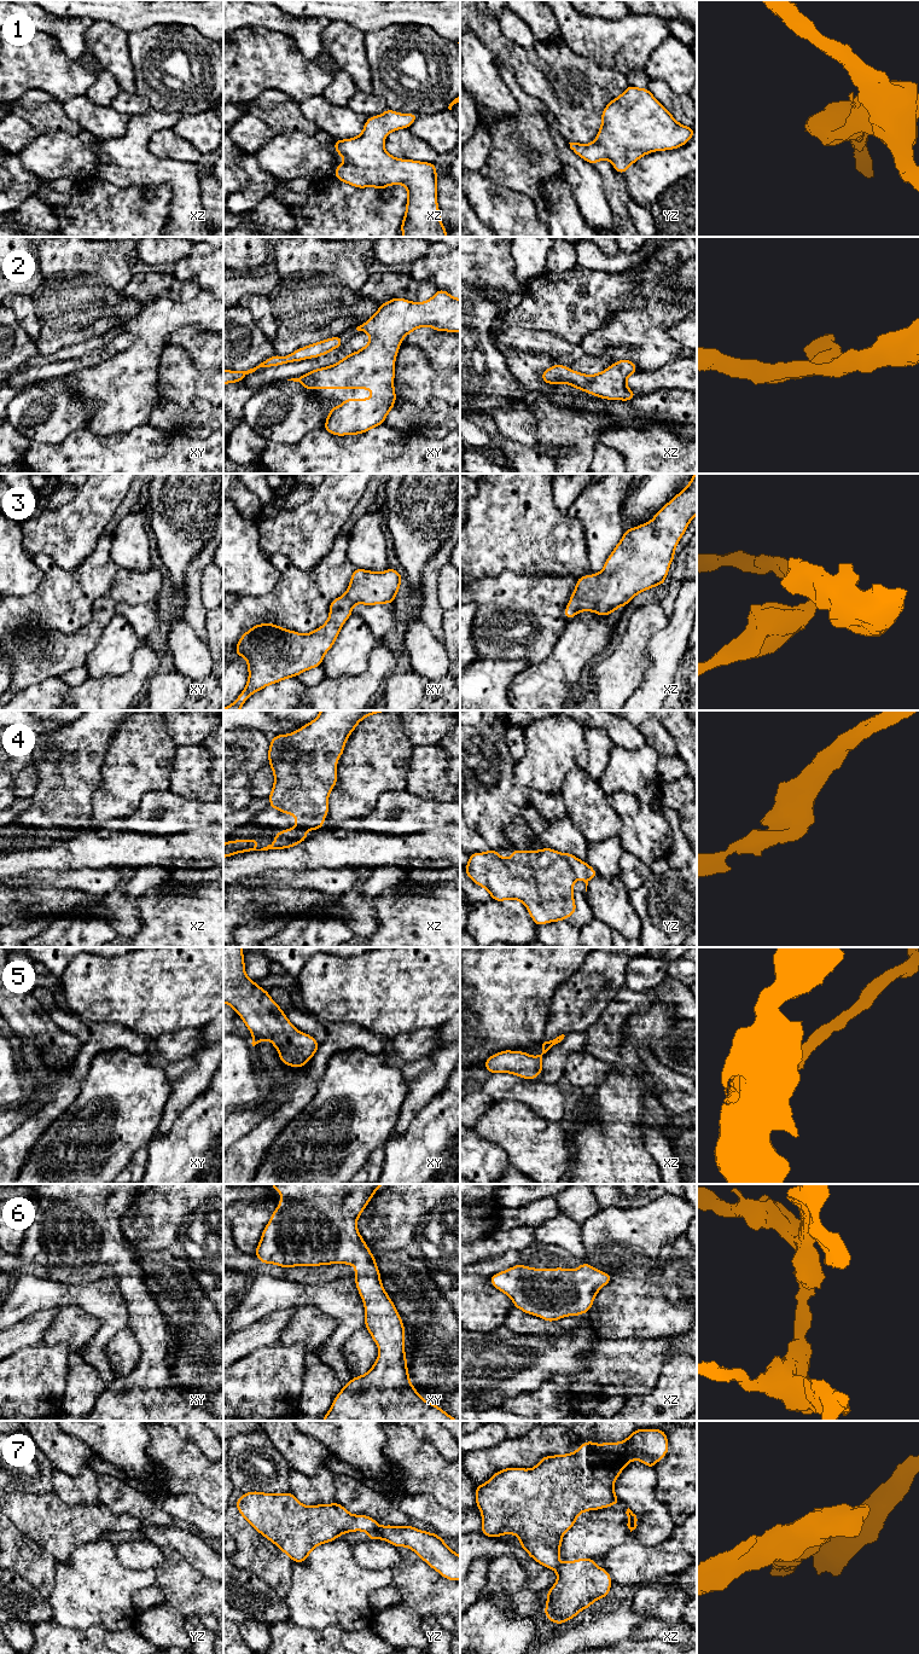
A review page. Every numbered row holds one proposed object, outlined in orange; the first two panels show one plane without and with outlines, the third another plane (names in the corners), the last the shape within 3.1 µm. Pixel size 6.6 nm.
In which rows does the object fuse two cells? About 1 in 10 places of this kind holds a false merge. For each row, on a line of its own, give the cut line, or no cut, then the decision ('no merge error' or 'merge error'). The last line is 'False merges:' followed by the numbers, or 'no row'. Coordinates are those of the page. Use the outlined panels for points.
1: no cut | no merge error
2: no cut | no merge error
3: no cut | no merge error
4: no cut | no merge error
5: no cut | no merge error
6: no cut | no merge error
7: yz (377, 1525), (367, 1532) | merge error
False merges: 7

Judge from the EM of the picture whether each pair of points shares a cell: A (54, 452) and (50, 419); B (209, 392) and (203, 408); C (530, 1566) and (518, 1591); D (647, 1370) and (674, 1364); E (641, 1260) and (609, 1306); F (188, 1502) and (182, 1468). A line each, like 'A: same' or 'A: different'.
A: different
B: different
C: different
D: different
E: different
F: different

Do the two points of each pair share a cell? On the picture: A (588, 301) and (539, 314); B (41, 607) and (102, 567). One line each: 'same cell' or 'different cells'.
A: same cell
B: same cell

